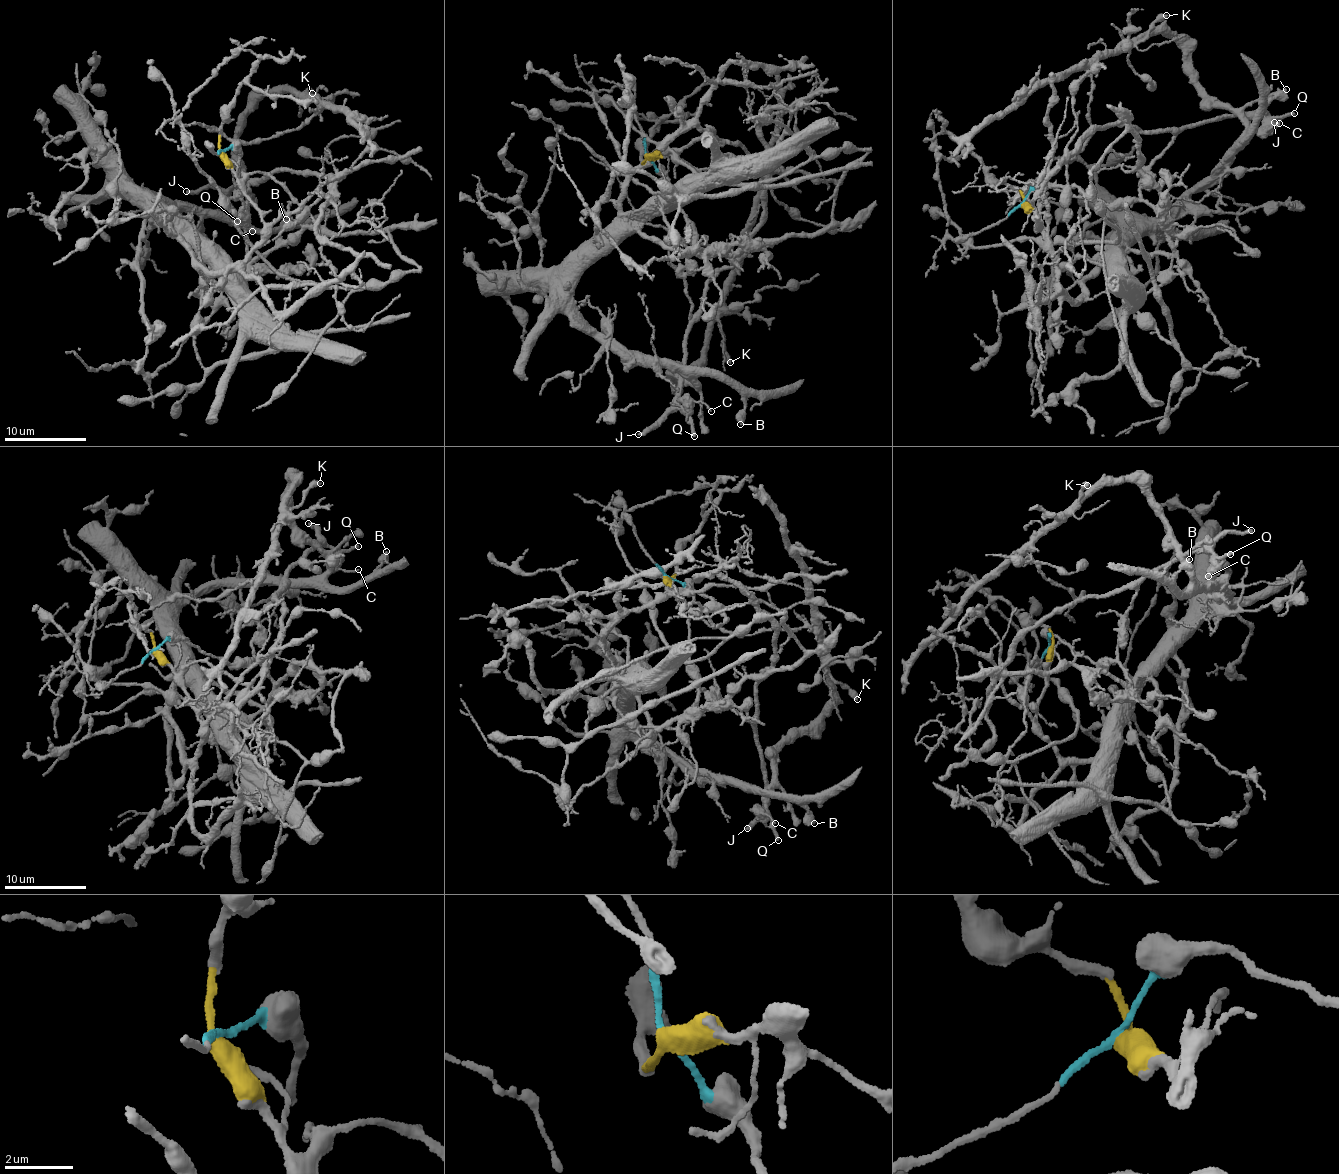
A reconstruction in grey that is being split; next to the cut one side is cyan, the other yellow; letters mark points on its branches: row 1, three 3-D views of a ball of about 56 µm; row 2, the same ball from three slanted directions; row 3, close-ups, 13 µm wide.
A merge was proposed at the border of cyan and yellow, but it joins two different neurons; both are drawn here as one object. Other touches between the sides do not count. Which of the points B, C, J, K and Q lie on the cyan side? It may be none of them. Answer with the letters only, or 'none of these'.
C, J, Q

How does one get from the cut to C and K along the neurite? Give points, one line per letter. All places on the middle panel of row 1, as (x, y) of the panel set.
C: (647, 156), (667, 179), (692, 231), (683, 289), (692, 304), (678, 407), (690, 400), (711, 411)
K: (647, 156), (708, 131), (686, 125), (635, 171), (573, 299), (695, 387), (668, 379), (715, 321), (730, 363)

